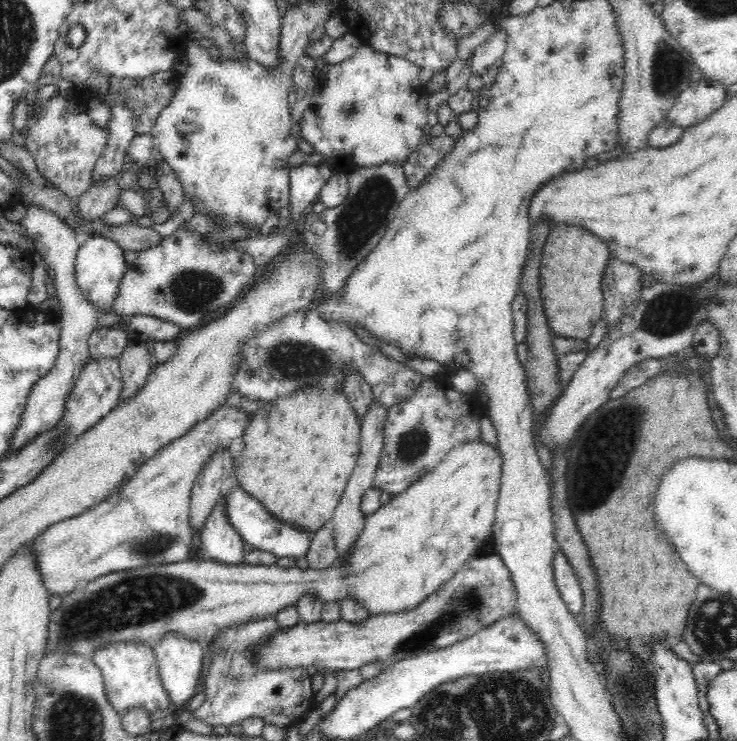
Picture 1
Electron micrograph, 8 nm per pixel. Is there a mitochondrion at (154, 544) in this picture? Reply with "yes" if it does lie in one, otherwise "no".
yes

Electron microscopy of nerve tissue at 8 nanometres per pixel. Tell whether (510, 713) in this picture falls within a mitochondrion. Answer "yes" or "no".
yes

